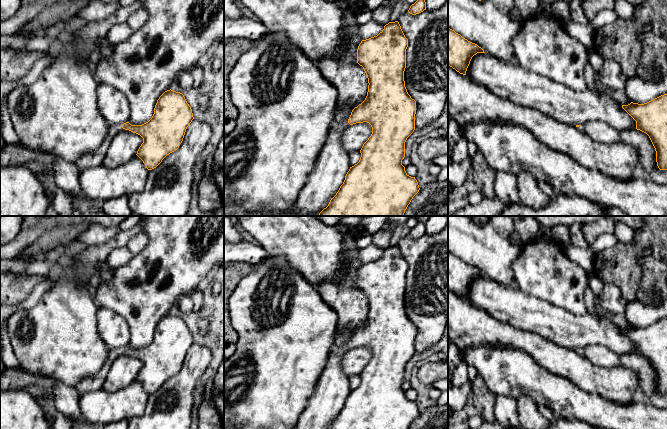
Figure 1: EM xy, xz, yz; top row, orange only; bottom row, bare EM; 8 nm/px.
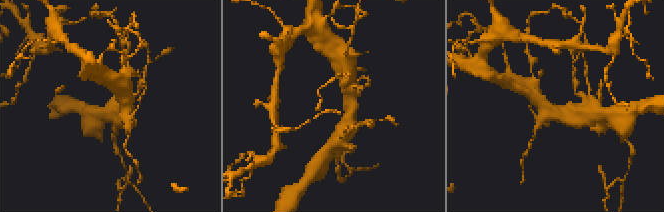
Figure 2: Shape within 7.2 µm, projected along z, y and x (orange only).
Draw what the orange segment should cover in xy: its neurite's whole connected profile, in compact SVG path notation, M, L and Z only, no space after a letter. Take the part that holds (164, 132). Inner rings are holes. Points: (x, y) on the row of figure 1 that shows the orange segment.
M167 90L157 100L154 114L148 122L142 125L131 125L129 122L110 125L105 141L96 150L85 153L74 164L80 172L102 164L110 141L125 129L143 138L136 155L148 170L152 170L179 148L193 119L192 109L184 95Z

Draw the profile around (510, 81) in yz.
M477 53L470 61L466 76L501 98L520 106L536 109L568 125L576 126L590 121L602 121L618 131L636 129L636 121L611 96L589 88L582 92L574 91L561 83L523 69L517 62L505 63L486 53Z

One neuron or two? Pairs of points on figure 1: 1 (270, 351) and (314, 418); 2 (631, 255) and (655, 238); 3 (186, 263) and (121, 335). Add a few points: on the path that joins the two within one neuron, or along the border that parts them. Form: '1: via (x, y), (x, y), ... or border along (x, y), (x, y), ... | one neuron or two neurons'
1: border along (315, 384), (308, 403), (298, 418) | two neurons
2: via (636, 249), (649, 238) | one neuron
3: border along (112, 310), (127, 324), (127, 345) | two neurons

